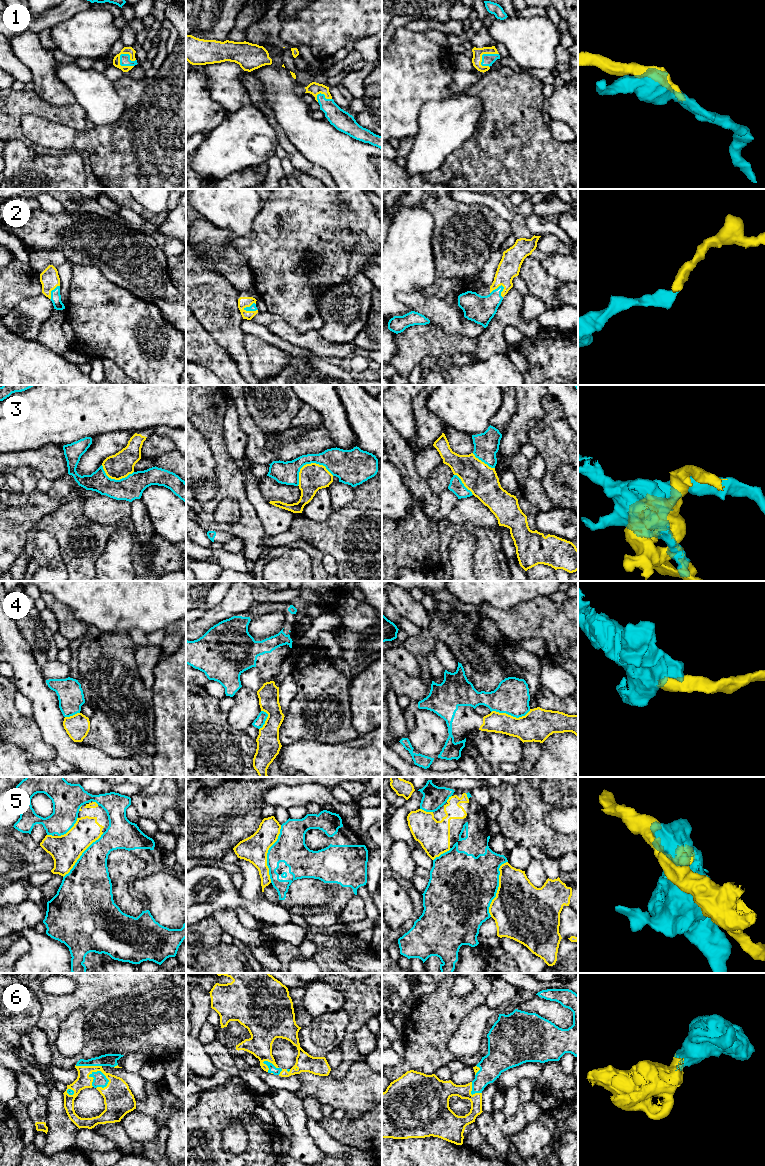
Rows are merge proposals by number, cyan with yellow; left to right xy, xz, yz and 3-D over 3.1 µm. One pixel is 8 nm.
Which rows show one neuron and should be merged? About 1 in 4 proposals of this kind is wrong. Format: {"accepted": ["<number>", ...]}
{"accepted": ["1", "2", "4", "6"]}

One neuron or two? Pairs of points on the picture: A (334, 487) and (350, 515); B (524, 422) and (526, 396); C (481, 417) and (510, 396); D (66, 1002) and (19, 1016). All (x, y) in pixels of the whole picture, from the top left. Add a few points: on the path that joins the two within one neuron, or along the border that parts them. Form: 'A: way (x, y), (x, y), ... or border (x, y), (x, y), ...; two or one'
A: border (353, 487), (354, 499), (334, 511); two
B: way (526, 416), (526, 402); one
C: border (502, 395), (502, 404), (489, 422); two
D: border (34, 992), (40, 1005), (40, 1010); two

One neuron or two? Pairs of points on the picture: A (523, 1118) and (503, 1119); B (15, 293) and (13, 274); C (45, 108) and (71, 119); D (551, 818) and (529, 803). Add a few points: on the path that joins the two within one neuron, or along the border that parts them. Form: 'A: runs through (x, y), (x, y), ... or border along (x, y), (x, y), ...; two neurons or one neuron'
A: runs through (518, 1119), (508, 1119); one neuron
B: runs through (13, 288), (13, 279); one neuron
C: runs through (51, 112), (65, 116); one neuron
D: border along (550, 808), (545, 815), (545, 822), (560, 833); two neurons

